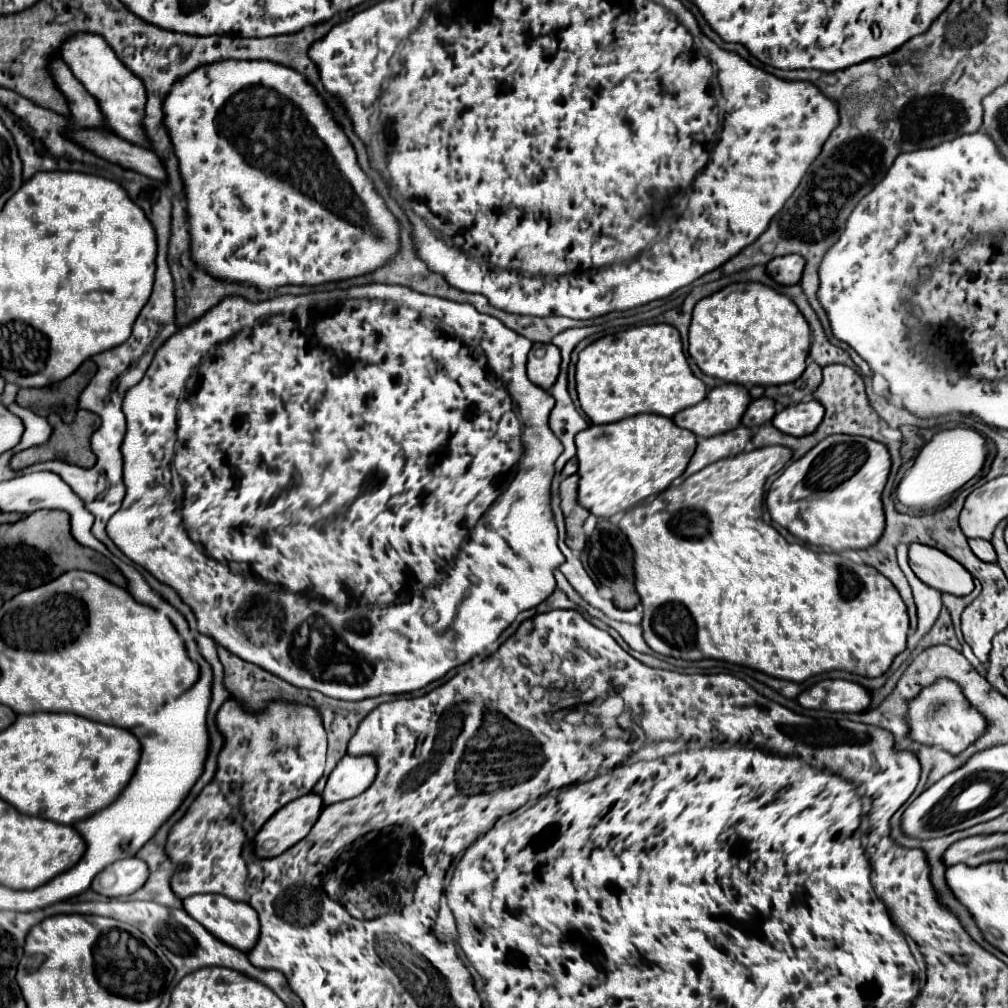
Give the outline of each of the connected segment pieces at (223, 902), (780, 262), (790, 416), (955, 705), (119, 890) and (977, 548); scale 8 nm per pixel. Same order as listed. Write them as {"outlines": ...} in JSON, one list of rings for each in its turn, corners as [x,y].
{"outlines":[[[[196,894],[196,896],[186,898],[182,902],[182,908],[188,914],[192,914],[192,918],[196,918],[196,922],[200,922],[204,928],[208,928],[210,934],[220,938],[220,942],[224,940],[224,944],[236,946],[236,950],[250,952],[258,940],[258,934],[260,934],[258,914],[252,906],[248,906],[244,902],[234,902],[234,900],[224,898],[220,894]]],[[[798,254],[774,258],[774,260],[768,262],[768,266],[766,266],[766,272],[768,272],[778,284],[786,284],[786,286],[798,284],[802,270],[804,270],[804,258],[800,258]]],[[[810,400],[806,404],[792,404],[778,412],[772,424],[790,436],[808,436],[812,434],[824,418],[824,406],[818,400]]],[[[936,680],[932,686],[926,686],[926,690],[920,690],[920,694],[912,700],[908,700],[908,738],[918,744],[926,746],[938,746],[940,750],[950,752],[952,756],[966,750],[980,734],[984,734],[988,722],[978,710],[964,698],[960,684],[952,680]]],[[[122,858],[112,862],[112,866],[106,866],[106,870],[96,876],[96,882],[92,882],[90,888],[102,896],[118,898],[136,892],[140,886],[144,886],[146,878],[148,866],[144,862],[138,858]]],[[[970,540],[970,548],[972,552],[982,560],[982,562],[996,562],[996,552],[994,552],[994,546],[988,542],[988,540]]]]}

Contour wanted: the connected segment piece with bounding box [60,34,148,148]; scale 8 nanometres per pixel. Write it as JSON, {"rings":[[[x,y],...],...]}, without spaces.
{"rings":[[[74,34],[74,38],[64,42],[60,52],[62,52],[62,60],[70,66],[72,74],[96,98],[102,110],[102,116],[106,120],[106,126],[120,138],[148,148],[148,140],[142,130],[142,116],[144,116],[144,104],[146,104],[144,84],[140,82],[140,78],[136,78],[136,74],[132,74],[116,58],[108,42],[104,42],[104,38],[96,34]]]}

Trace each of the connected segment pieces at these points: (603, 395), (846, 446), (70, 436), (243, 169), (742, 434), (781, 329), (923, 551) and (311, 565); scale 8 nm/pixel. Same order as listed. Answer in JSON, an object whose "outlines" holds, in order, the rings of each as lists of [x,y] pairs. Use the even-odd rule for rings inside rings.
{"outlines":[[[[668,324],[636,326],[594,340],[578,356],[576,384],[580,406],[592,424],[612,424],[640,412],[672,418],[706,396],[704,382],[688,366],[680,332]]],[[[828,436],[816,448],[806,452],[800,460],[792,462],[782,476],[772,482],[766,496],[766,506],[774,522],[786,528],[792,536],[814,546],[828,546],[834,552],[860,550],[878,542],[884,532],[884,510],[882,510],[882,490],[890,474],[890,454],[888,448],[876,440],[864,436]]],[[[78,410],[76,420],[72,424],[64,424],[58,414],[52,414],[52,416],[48,416],[48,422],[52,426],[52,436],[48,438],[48,442],[36,446],[36,448],[28,448],[24,452],[16,452],[10,458],[10,468],[12,470],[22,470],[30,464],[44,462],[44,460],[64,460],[68,464],[76,464],[76,466],[82,466],[82,468],[90,468],[96,462],[96,456],[90,450],[90,436],[100,426],[100,418],[96,414],[92,414],[88,410]]],[[[224,60],[210,66],[200,66],[180,80],[182,82],[176,82],[176,86],[172,86],[168,98],[164,98],[164,128],[172,138],[180,178],[184,182],[192,262],[196,262],[196,266],[202,268],[208,276],[216,280],[250,284],[258,292],[270,292],[286,284],[320,286],[370,274],[372,270],[386,266],[400,252],[400,224],[396,216],[388,210],[384,198],[374,188],[374,182],[360,168],[354,146],[350,144],[342,126],[334,120],[324,98],[304,78],[304,74],[296,74],[296,70],[288,66],[278,66],[278,62],[268,60]]],[[[742,424],[736,426],[732,432],[724,432],[720,436],[716,434],[710,438],[698,438],[698,448],[684,474],[690,476],[716,460],[740,454],[746,448],[746,444],[750,442],[750,438],[752,438],[752,430],[748,430]]],[[[738,282],[728,284],[720,292],[700,300],[694,308],[690,324],[690,356],[696,360],[698,368],[712,378],[752,386],[772,386],[788,384],[806,368],[806,356],[810,348],[810,326],[806,318],[798,312],[798,306],[784,294],[760,284],[760,282]]],[[[912,544],[910,546],[910,568],[912,572],[924,580],[928,586],[948,592],[954,596],[966,596],[974,590],[972,574],[958,564],[948,554],[940,552],[938,548]]],[[[370,284],[322,294],[278,296],[268,302],[246,302],[240,296],[226,298],[208,310],[204,318],[170,336],[156,352],[142,382],[128,390],[124,398],[126,436],[122,442],[122,456],[126,496],[120,510],[108,520],[108,536],[124,556],[180,594],[192,608],[202,634],[214,638],[238,658],[280,676],[296,688],[318,690],[336,700],[364,700],[380,694],[408,694],[420,690],[446,676],[452,668],[478,656],[520,612],[538,606],[556,590],[554,570],[564,562],[564,554],[556,544],[558,530],[550,510],[550,482],[554,476],[554,462],[562,452],[562,442],[548,428],[554,398],[526,376],[530,348],[532,342],[528,342],[528,338],[508,330],[500,320],[480,314],[472,304],[456,304],[444,298],[416,294],[404,286],[384,284],[384,290],[376,290],[376,284]],[[514,404],[518,404],[522,412],[522,422],[516,416]],[[512,474],[516,474],[516,510],[510,510],[508,496],[498,498],[508,480],[506,476]],[[172,482],[180,482],[176,494],[180,510],[176,510],[176,500],[170,492]],[[272,532],[284,532],[292,552],[280,552],[280,548],[272,544]],[[426,610],[438,612],[436,624],[424,624],[422,614]]]]}

